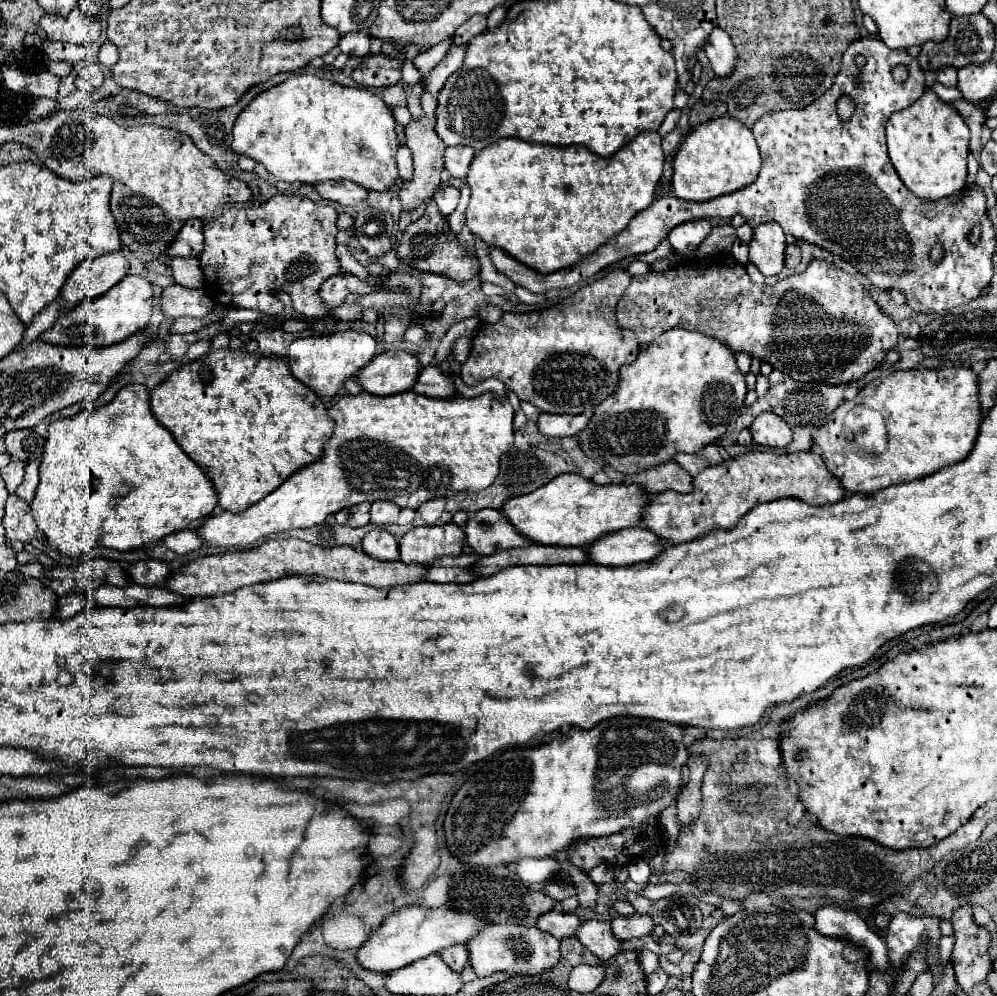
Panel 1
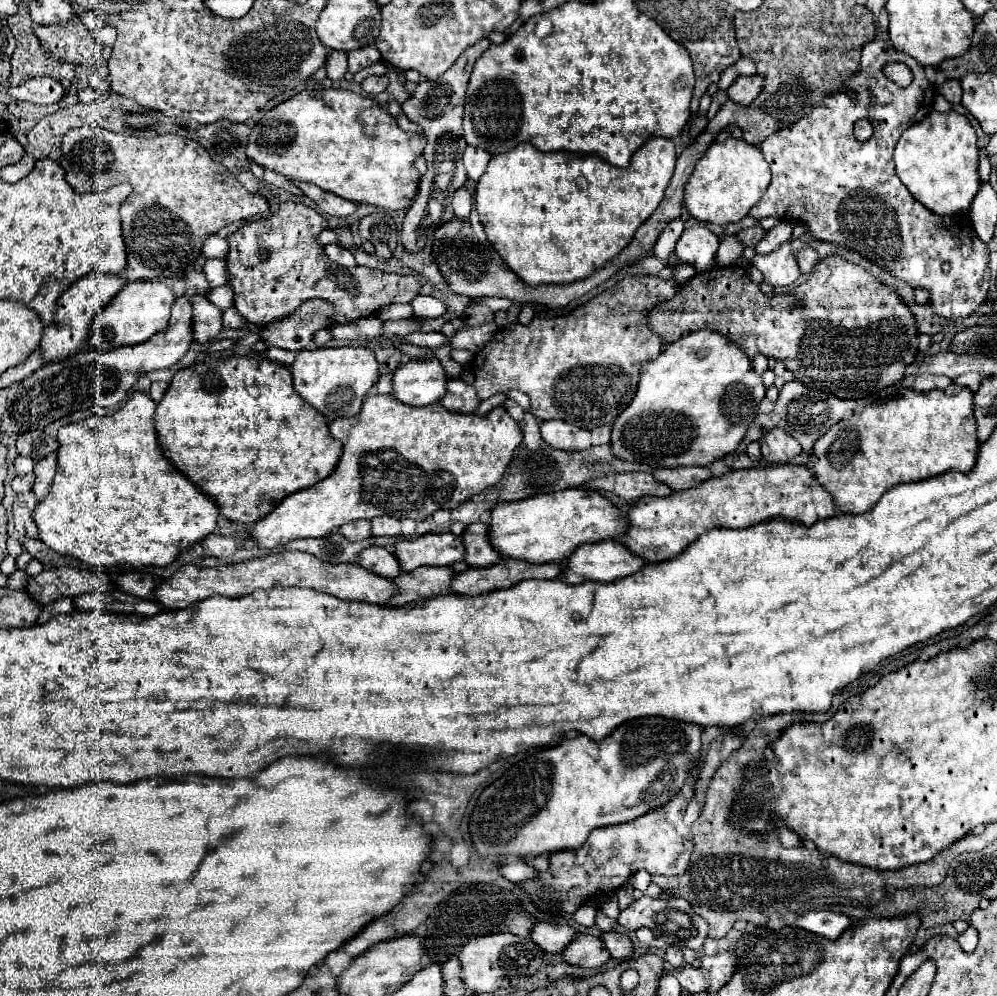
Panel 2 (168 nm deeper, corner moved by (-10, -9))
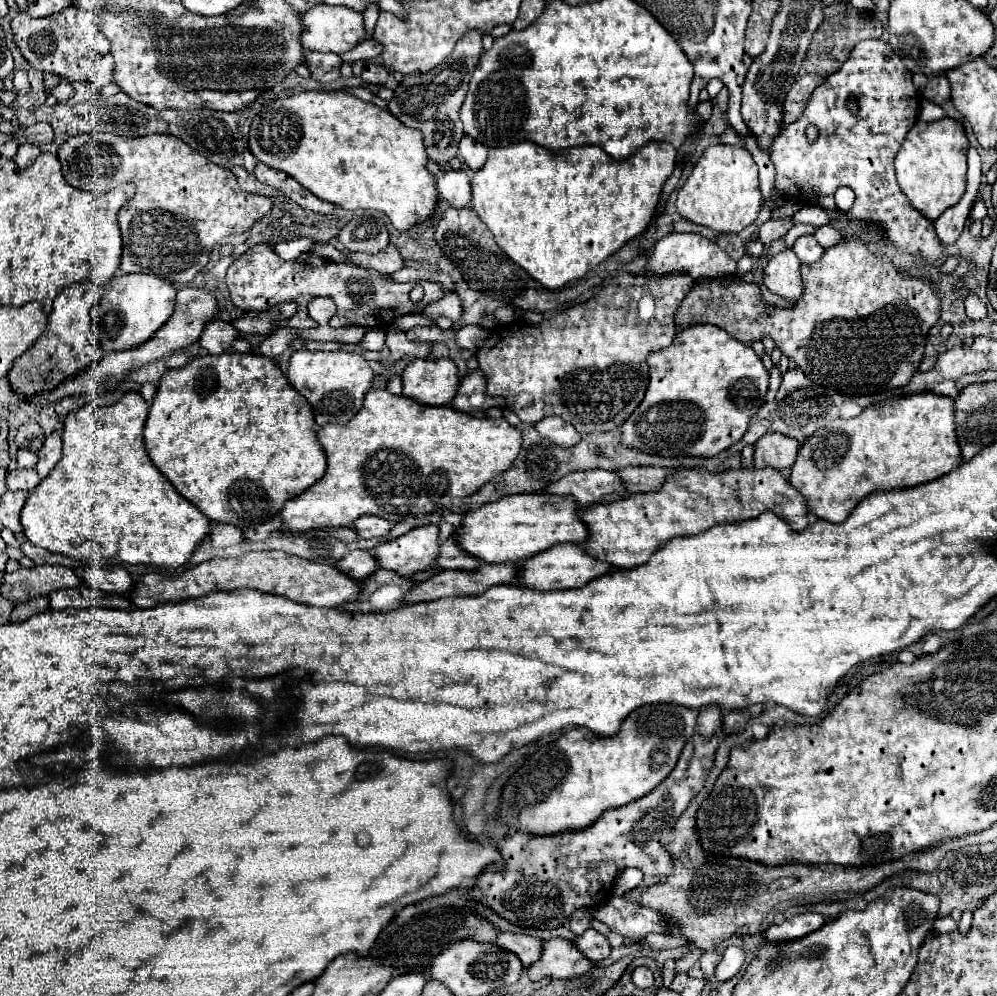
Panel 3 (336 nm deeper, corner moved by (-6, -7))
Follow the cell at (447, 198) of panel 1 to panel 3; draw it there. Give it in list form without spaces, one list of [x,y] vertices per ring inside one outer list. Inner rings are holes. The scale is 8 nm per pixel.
[[[450,169],[448,173],[438,177],[438,193],[442,199],[446,199],[456,209],[470,205],[470,201],[472,201],[470,177],[462,169],[460,171]]]

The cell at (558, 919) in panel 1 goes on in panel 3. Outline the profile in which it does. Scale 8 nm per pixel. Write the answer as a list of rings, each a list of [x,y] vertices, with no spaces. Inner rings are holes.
[[[500,933],[498,939],[494,941],[494,945],[518,955],[518,959],[522,961],[524,967],[530,967],[534,961],[538,961],[538,957],[542,953],[542,941],[534,939],[534,937],[528,937],[528,935]]]

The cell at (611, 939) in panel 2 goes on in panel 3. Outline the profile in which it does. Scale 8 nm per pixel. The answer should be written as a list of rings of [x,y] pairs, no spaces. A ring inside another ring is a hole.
[[[588,929],[584,931],[580,937],[576,937],[574,941],[574,947],[584,955],[588,957],[592,963],[598,963],[602,959],[606,959],[610,955],[610,945],[608,945],[608,939],[604,935],[600,935],[598,931],[594,929]]]

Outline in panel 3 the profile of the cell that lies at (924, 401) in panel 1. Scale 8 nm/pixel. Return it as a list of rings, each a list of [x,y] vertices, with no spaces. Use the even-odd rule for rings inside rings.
[[[934,393],[866,407],[854,419],[836,419],[818,429],[800,447],[788,481],[802,493],[810,513],[842,523],[870,493],[916,487],[956,469],[962,459],[954,427],[954,399]]]

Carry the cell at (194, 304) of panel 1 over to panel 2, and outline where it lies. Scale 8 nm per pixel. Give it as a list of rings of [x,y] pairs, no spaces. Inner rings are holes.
[[[194,295],[190,297],[190,301],[194,311],[194,317],[192,317],[194,341],[206,343],[210,339],[216,339],[222,329],[222,311],[214,307],[204,295]]]

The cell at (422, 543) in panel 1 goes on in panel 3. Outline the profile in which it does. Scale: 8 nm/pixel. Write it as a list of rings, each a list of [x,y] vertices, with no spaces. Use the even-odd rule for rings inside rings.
[[[422,525],[406,535],[380,543],[372,549],[380,567],[396,571],[400,577],[412,577],[414,571],[428,569],[438,557],[438,527]]]

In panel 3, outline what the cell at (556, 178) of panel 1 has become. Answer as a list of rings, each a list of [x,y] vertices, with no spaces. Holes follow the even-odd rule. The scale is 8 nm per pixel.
[[[520,141],[508,147],[498,147],[498,149],[490,149],[488,161],[486,165],[474,173],[472,177],[472,203],[470,207],[478,213],[478,217],[488,225],[488,229],[492,231],[496,243],[500,245],[500,249],[516,263],[520,265],[526,273],[530,273],[530,277],[534,277],[534,281],[538,281],[544,289],[562,289],[564,285],[568,285],[570,281],[576,281],[580,277],[584,277],[590,269],[594,269],[596,265],[600,265],[604,259],[608,259],[610,255],[614,255],[624,243],[628,243],[630,239],[638,237],[640,233],[644,233],[644,229],[648,227],[652,213],[656,209],[656,203],[660,199],[662,187],[666,183],[666,179],[672,175],[676,167],[676,149],[664,141],[650,141],[646,145],[642,145],[642,149],[636,149],[626,161],[616,161],[614,157],[610,157],[604,149],[594,147],[594,145],[586,145],[586,147],[572,147],[566,151],[550,151],[544,149],[540,145],[534,145],[534,141]]]

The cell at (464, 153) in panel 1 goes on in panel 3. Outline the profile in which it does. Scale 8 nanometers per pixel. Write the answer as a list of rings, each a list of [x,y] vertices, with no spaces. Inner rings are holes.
[[[464,135],[458,147],[460,147],[460,153],[462,153],[464,163],[466,163],[468,169],[472,169],[472,171],[482,169],[482,165],[488,159],[488,149],[484,145],[478,145],[478,141]]]

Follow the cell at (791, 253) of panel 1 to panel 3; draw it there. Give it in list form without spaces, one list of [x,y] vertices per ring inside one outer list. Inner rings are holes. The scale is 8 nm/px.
[[[802,235],[802,237],[798,237],[796,243],[794,243],[794,247],[792,247],[792,251],[798,255],[798,259],[802,263],[816,263],[822,257],[822,253],[824,253],[824,249],[820,247],[820,243],[814,239],[814,235]]]

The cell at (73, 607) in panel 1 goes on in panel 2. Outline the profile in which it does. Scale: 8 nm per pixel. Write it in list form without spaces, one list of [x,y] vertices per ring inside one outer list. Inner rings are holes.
[[[64,597],[58,599],[58,601],[54,601],[54,603],[50,603],[50,605],[44,605],[44,607],[42,607],[42,617],[38,619],[38,623],[46,623],[46,621],[48,621],[48,615],[50,615],[50,617],[58,617],[58,615],[70,614],[74,611],[75,606],[73,599]]]

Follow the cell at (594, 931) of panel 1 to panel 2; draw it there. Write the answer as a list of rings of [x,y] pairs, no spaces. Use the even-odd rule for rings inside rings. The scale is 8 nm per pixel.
[[[576,935],[572,943],[564,951],[564,961],[588,969],[598,969],[610,961],[606,955],[606,947],[602,947],[602,939],[592,935]]]

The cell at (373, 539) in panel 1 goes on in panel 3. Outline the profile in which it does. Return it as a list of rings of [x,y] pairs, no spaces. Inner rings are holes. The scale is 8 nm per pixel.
[[[350,551],[342,555],[336,567],[338,571],[342,571],[344,575],[350,575],[352,579],[364,581],[378,567],[378,563],[370,551]]]

